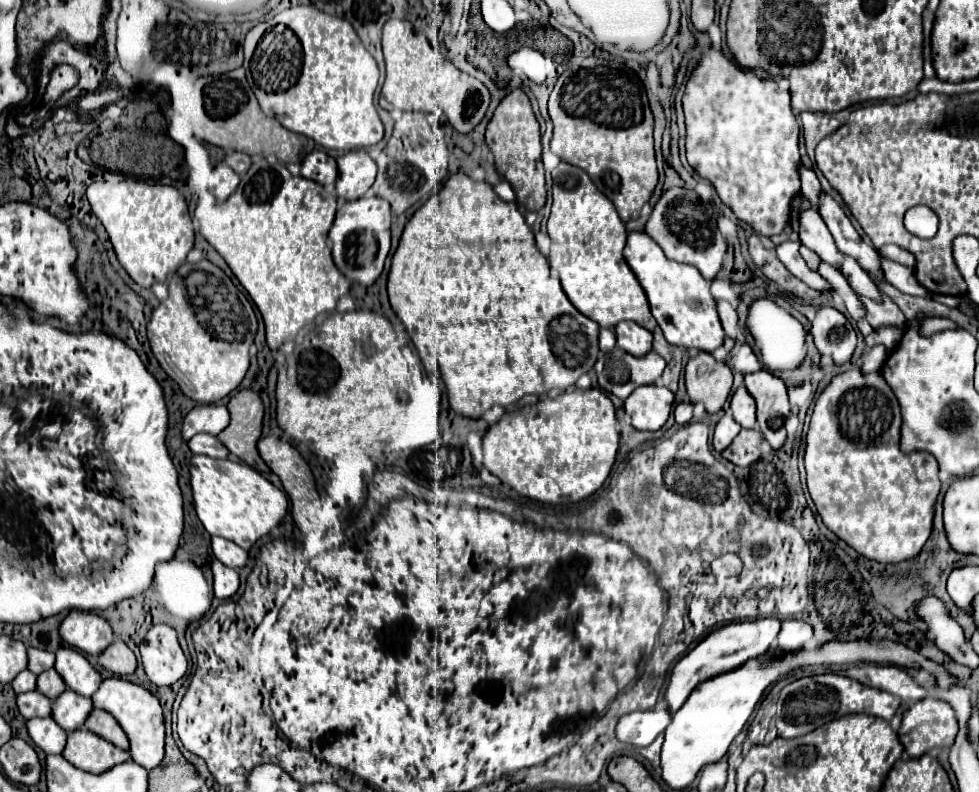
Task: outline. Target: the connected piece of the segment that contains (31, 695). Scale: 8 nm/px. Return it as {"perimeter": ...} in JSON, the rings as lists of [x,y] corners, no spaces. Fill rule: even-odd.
{"perimeter":[[[28,691],[16,695],[18,711],[24,719],[32,717],[50,717],[50,699],[44,697],[40,691]]]}

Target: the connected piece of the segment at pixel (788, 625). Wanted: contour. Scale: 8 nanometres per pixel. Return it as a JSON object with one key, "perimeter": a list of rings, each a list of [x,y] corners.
{"perimeter":[[[788,619],[782,621],[782,629],[778,635],[778,647],[780,649],[798,649],[804,643],[808,643],[814,635],[814,629],[810,623],[804,621],[796,621],[796,619]]]}

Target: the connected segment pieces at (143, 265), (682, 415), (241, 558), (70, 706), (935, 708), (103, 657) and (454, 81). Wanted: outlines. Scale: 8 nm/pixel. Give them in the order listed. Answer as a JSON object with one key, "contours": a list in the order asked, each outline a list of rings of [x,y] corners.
{"contours":[[[[129,177],[118,183],[94,181],[86,189],[94,215],[106,227],[116,257],[126,273],[142,287],[166,281],[184,261],[194,245],[194,227],[182,193],[172,185],[136,181]]],[[[684,399],[682,403],[678,403],[678,405],[676,405],[676,409],[674,409],[676,423],[680,423],[680,425],[688,423],[688,421],[692,419],[692,409],[694,409],[694,405],[692,405],[688,399]]],[[[212,537],[212,553],[218,561],[222,561],[224,565],[228,565],[232,569],[240,569],[248,561],[248,553],[244,549],[236,547],[228,539],[220,539],[220,537]]],[[[66,689],[52,701],[52,719],[60,723],[68,733],[76,731],[92,711],[92,701]]],[[[934,697],[920,699],[904,711],[898,729],[900,743],[910,757],[922,757],[932,747],[952,747],[956,733],[958,723],[952,707]]],[[[116,639],[112,645],[108,645],[108,649],[98,655],[98,663],[116,675],[130,675],[136,669],[134,653],[120,639]]],[[[390,19],[384,25],[382,49],[384,49],[384,61],[386,61],[386,81],[382,85],[380,99],[378,99],[382,109],[386,109],[386,111],[394,111],[394,109],[398,109],[398,111],[430,111],[432,105],[436,105],[444,111],[450,125],[460,133],[470,133],[482,121],[482,117],[488,109],[488,103],[490,103],[488,89],[478,79],[458,71],[438,49],[434,49],[430,45],[426,35],[418,33],[408,21]]]]}

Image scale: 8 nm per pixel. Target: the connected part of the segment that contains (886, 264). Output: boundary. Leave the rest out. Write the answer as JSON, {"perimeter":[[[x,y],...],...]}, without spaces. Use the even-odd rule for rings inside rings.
{"perimeter":[[[878,251],[878,257],[880,257],[880,265],[882,265],[882,271],[884,271],[884,277],[886,277],[896,289],[900,289],[902,293],[910,293],[910,295],[926,295],[924,289],[916,283],[914,269],[904,267],[904,265],[900,265],[900,263],[894,263],[894,261],[886,259],[880,251]]]}

